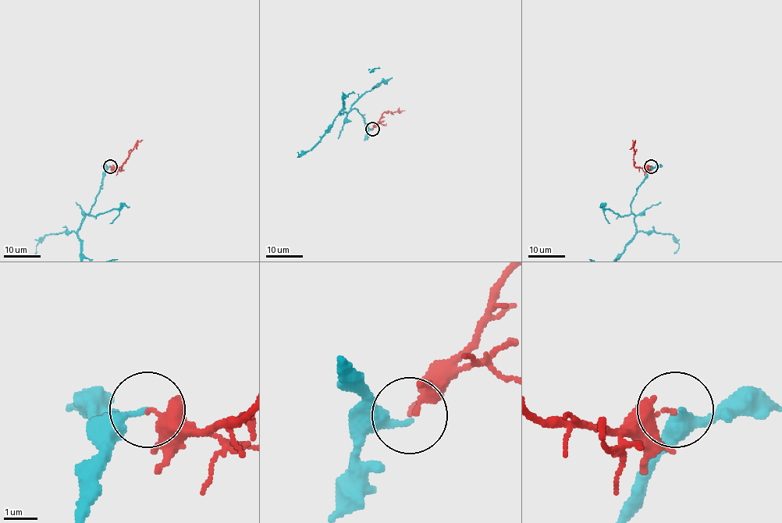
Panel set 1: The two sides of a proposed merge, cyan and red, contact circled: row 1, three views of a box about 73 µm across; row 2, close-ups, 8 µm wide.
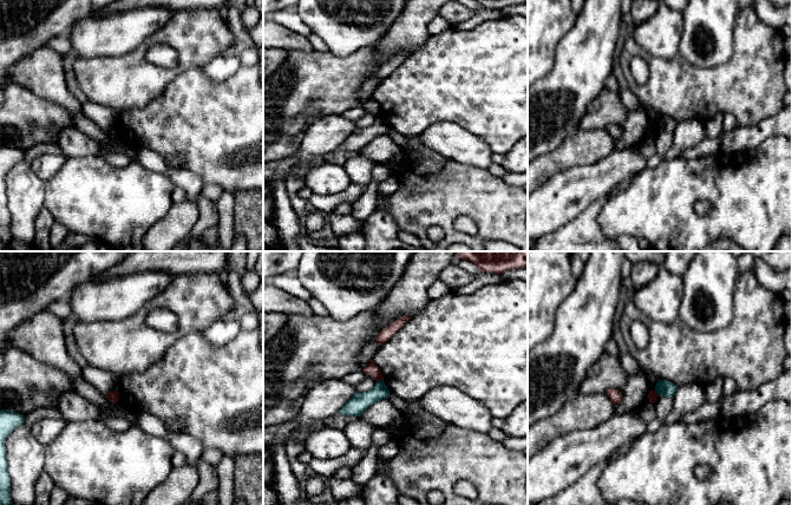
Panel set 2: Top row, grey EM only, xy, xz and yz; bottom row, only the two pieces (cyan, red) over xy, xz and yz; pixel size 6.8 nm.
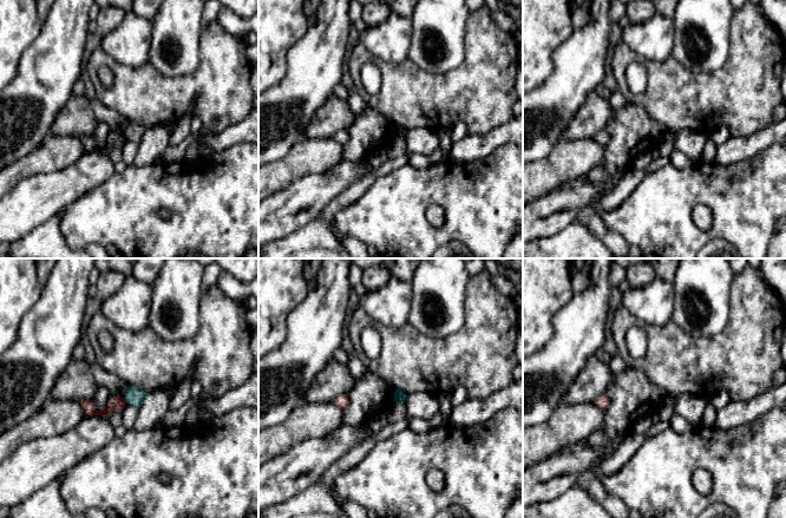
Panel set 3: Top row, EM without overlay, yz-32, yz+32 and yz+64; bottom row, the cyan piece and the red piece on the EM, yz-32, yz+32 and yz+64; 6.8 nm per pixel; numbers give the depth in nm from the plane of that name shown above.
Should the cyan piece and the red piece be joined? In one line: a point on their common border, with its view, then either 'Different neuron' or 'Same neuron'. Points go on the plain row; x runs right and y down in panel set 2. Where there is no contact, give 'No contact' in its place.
Touches cyan at xz (380, 116). Different neuron

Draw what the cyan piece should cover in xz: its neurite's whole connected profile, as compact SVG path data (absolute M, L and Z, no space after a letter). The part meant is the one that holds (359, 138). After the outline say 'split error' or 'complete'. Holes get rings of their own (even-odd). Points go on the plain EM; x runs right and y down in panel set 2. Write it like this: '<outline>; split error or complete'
M384 116L377 117L371 126L364 129L356 127L340 145L340 149L351 152L360 152L373 139L382 135L388 135L390 130Z; complete

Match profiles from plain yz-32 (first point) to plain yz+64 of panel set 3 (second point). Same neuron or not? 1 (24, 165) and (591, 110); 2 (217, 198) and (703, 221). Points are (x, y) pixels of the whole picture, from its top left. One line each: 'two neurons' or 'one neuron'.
1: one neuron
2: two neurons

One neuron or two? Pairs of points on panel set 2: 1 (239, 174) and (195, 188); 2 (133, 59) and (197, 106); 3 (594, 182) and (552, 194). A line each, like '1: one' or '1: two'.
1: two
2: two
3: one

